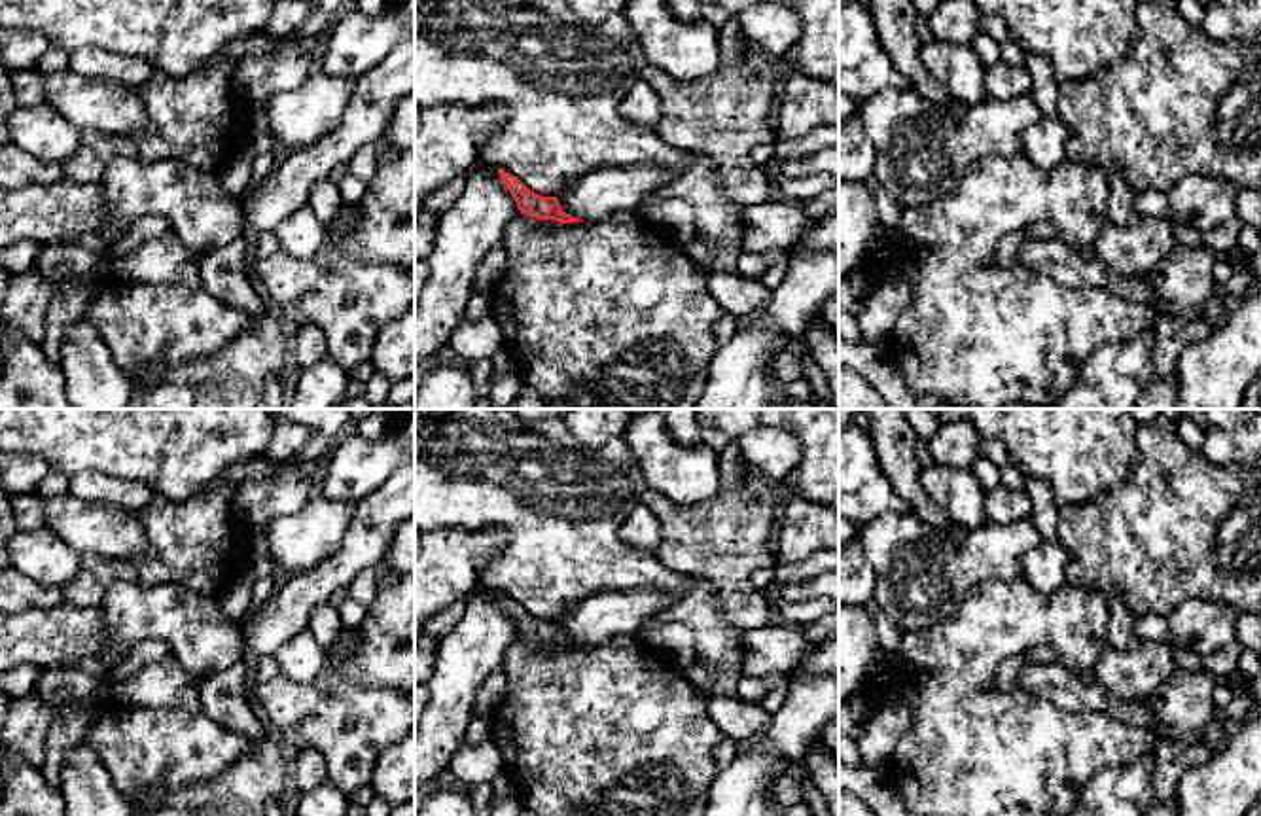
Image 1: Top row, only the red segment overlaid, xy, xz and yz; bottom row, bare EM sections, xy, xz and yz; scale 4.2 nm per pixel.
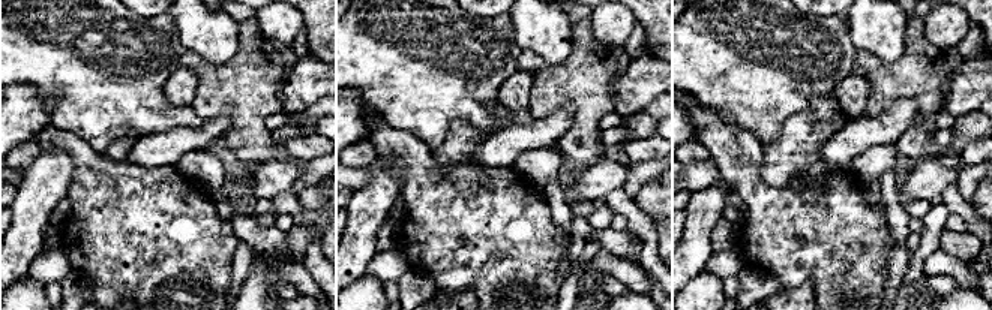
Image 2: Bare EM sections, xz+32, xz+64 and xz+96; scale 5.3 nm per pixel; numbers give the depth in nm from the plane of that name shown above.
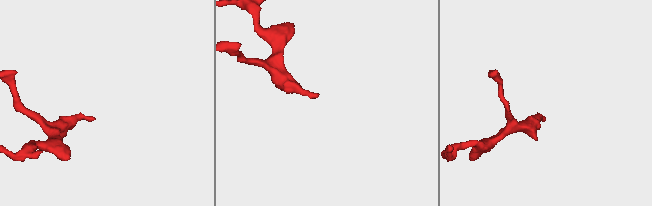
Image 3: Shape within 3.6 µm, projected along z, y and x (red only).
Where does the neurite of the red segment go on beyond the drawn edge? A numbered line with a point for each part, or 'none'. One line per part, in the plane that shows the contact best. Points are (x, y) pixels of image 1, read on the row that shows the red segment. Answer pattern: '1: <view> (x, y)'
1: xz (612, 313)

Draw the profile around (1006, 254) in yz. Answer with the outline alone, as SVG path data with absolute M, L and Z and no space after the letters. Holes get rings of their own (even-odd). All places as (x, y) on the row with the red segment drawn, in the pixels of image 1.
M1015 229L1000 239L994 254L994 263L998 267L1017 267L1019 265L1019 248L1028 240L1024 229Z

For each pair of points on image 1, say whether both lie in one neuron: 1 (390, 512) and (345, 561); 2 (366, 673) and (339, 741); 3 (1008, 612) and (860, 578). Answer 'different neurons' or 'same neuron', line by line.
1: same neuron
2: different neurons
3: different neurons

